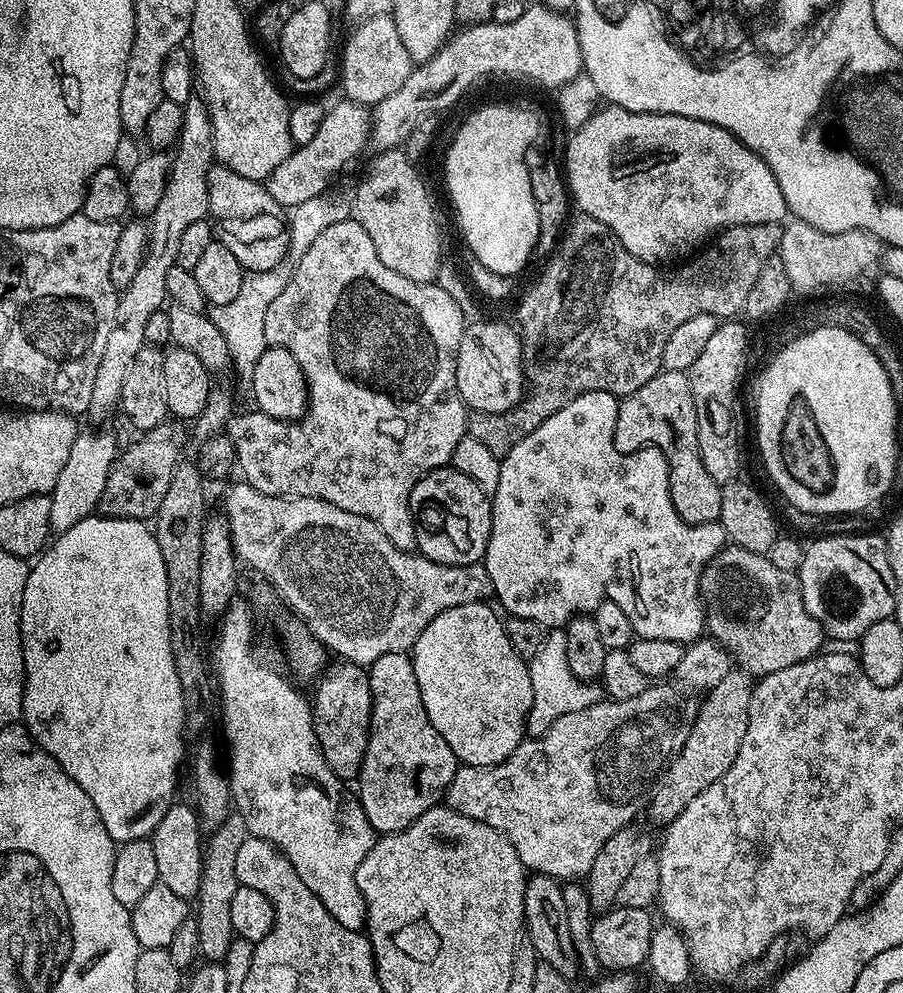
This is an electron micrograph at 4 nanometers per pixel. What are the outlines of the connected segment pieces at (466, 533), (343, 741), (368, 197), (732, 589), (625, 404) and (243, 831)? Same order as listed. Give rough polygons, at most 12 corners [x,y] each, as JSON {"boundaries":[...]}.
{"boundaries":[[[451,466],[417,482],[419,555],[483,561],[489,493]],[[359,664],[315,681],[312,725],[339,780],[355,781],[372,724]],[[407,151],[375,155],[354,219],[410,282],[437,279],[444,240]],[[725,546],[700,575],[707,635],[753,678],[810,660],[799,575]],[[660,371],[623,397],[620,452],[658,449],[674,510],[714,524],[722,485],[702,466],[694,394]],[[230,814],[204,846],[194,897],[200,956],[227,957],[234,939],[230,898],[248,827]]]}

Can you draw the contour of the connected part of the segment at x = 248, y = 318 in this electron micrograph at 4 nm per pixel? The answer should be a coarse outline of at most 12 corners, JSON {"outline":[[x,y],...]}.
{"outline":[[285,265],[245,273],[237,297],[208,315],[244,386],[268,347],[266,310]]}

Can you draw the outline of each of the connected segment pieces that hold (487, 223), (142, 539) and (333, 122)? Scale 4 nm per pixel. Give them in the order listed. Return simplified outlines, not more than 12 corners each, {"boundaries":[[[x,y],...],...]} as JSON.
{"boundaries":[[[484,104],[444,160],[468,252],[496,275],[533,259],[524,164],[540,120]],[[59,533],[22,590],[23,727],[117,845],[178,792],[166,565]],[[363,104],[329,107],[310,142],[268,175],[270,198],[291,210],[323,197],[370,144]]]}

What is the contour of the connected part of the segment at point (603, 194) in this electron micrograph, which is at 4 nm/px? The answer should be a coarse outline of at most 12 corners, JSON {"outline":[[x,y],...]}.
{"outline":[[604,106],[568,137],[575,207],[647,264],[789,219],[734,133]]}

